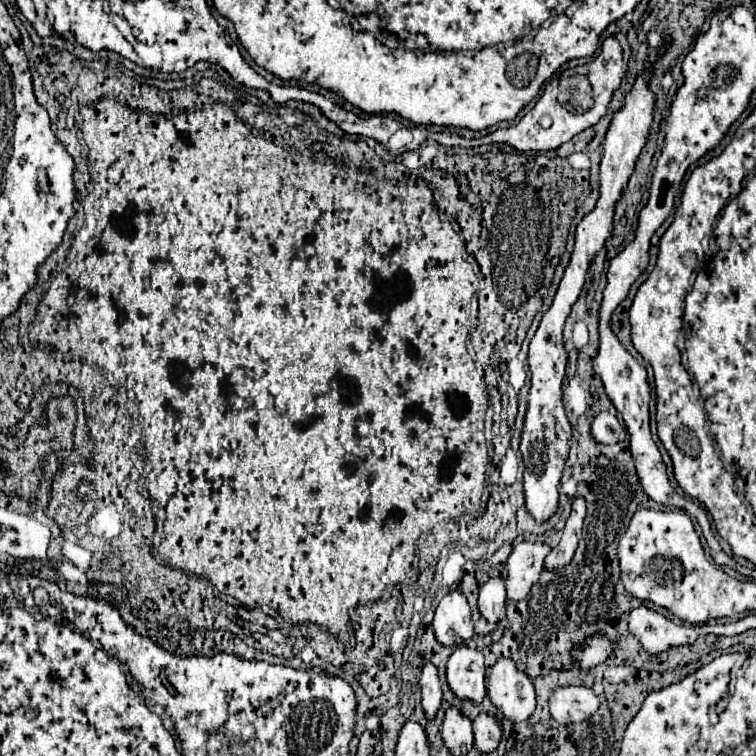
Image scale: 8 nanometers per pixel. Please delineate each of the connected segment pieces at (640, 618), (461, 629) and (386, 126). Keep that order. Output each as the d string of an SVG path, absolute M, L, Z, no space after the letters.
M640 606L630 612L630 632L638 638L648 654L662 654L668 648L692 644L702 626L678 626L664 614Z
M458 590L448 592L436 608L432 626L436 640L444 646L458 646L468 642L474 636L474 622L466 596Z
M348 112L348 118L338 124L346 134L358 134L358 136L370 136L378 140L380 144L388 144L390 136L400 128L400 124L394 118L374 114L374 116L356 116L354 112Z

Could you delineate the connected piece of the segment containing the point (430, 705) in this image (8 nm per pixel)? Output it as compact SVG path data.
M426 664L422 668L420 676L420 690L422 690L422 708L426 718L434 718L440 704L442 704L442 688L440 688L440 678L438 670L434 664Z

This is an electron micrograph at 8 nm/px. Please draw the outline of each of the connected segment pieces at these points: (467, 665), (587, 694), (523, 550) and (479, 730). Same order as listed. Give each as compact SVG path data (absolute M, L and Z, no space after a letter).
M458 646L448 658L446 680L456 698L480 704L486 696L484 656L476 648Z
M566 686L554 690L550 698L550 714L558 724L582 722L598 710L598 696L584 686Z
M520 542L508 558L508 576L506 576L506 596L510 602L524 600L530 594L534 582L544 568L544 558L550 552L548 544Z
M480 712L476 716L476 720L472 722L474 726L474 746L478 748L478 752L482 754L490 754L498 748L500 738L502 738L502 730L500 724L494 716Z

